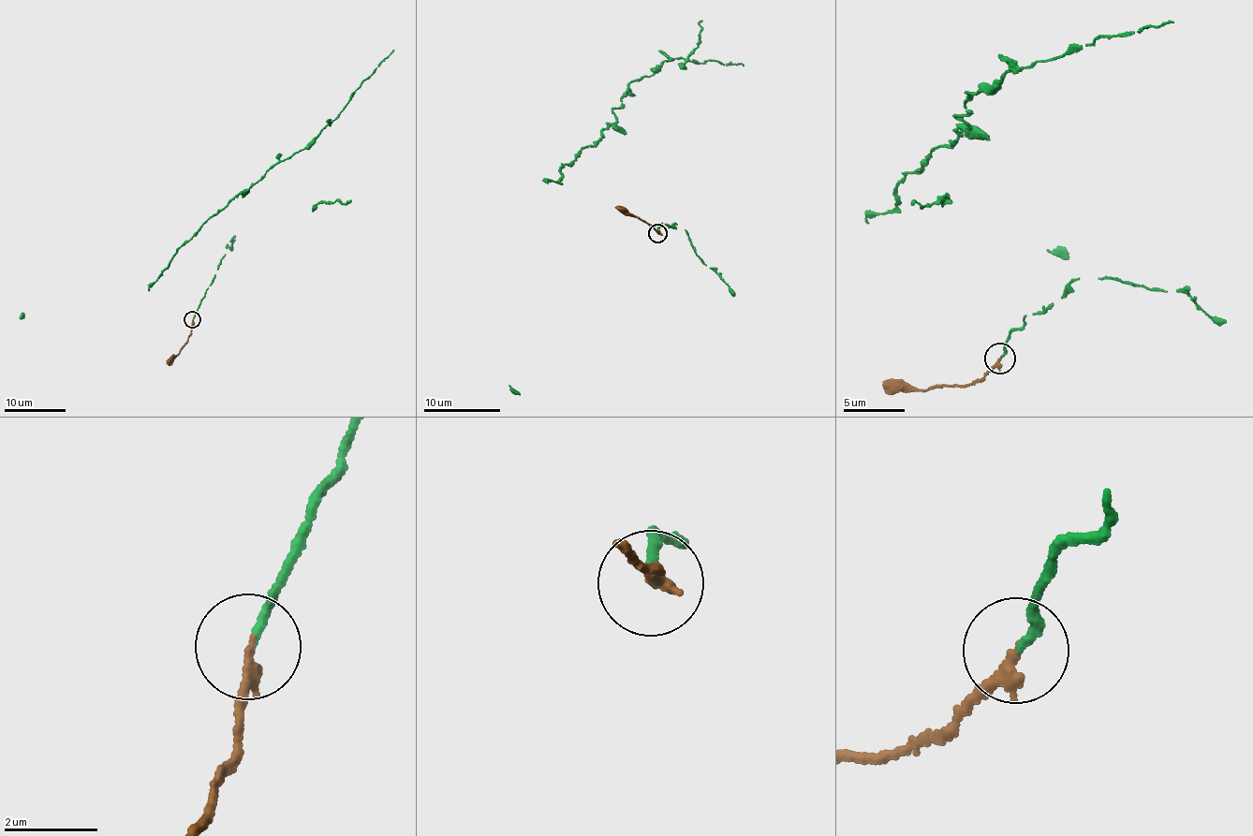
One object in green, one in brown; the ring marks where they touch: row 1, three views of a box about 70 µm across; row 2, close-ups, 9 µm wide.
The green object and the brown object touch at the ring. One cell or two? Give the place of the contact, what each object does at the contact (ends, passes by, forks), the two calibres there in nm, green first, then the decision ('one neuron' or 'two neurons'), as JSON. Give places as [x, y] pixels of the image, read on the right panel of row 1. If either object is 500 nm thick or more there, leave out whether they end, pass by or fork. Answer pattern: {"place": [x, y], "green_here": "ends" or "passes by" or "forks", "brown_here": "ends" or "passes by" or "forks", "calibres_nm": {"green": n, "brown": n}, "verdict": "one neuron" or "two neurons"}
{"place": [1000, 358], "green_here": "ends", "brown_here": "ends", "calibres_nm": {"green": 170, "brown": 240}, "verdict": "one neuron"}

